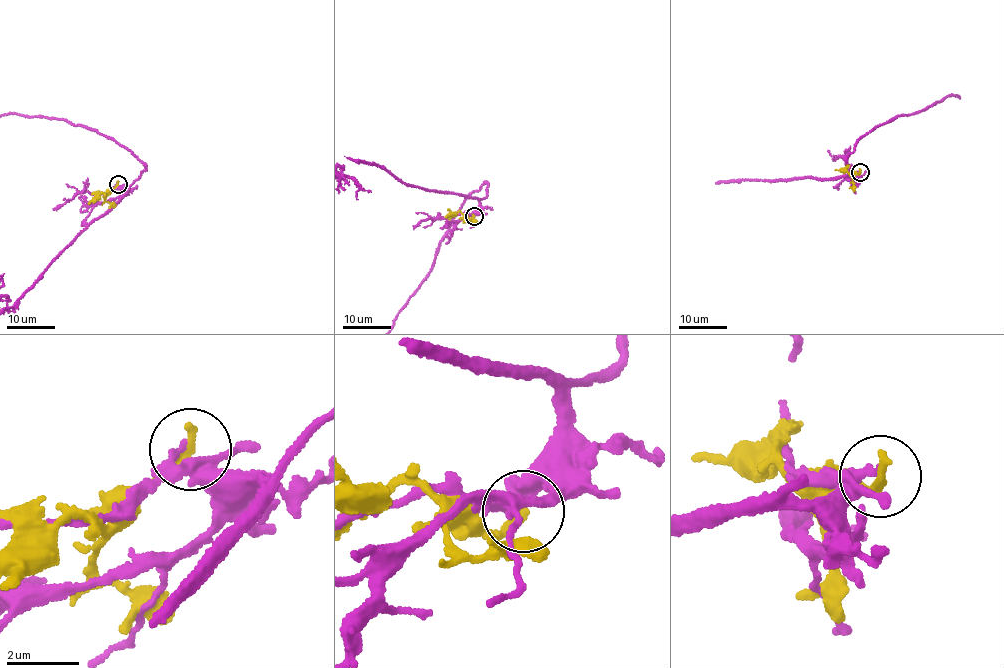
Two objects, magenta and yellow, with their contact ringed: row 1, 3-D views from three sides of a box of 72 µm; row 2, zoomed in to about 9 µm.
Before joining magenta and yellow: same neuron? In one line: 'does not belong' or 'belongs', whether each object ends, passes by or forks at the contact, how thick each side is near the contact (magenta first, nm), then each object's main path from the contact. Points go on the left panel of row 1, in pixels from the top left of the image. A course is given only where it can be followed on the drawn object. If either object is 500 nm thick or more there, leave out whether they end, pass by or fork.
does not belong; magenta passes by; yellow ends there; 170 nm thick on the magenta side, 280 nm on the other; magenta runs (117, 184), (125, 189), (146, 169), (139, 159), (95, 129), (39, 115), (10, 112); yellow runs (118, 184), (105, 194), (94, 196), (88, 204)

